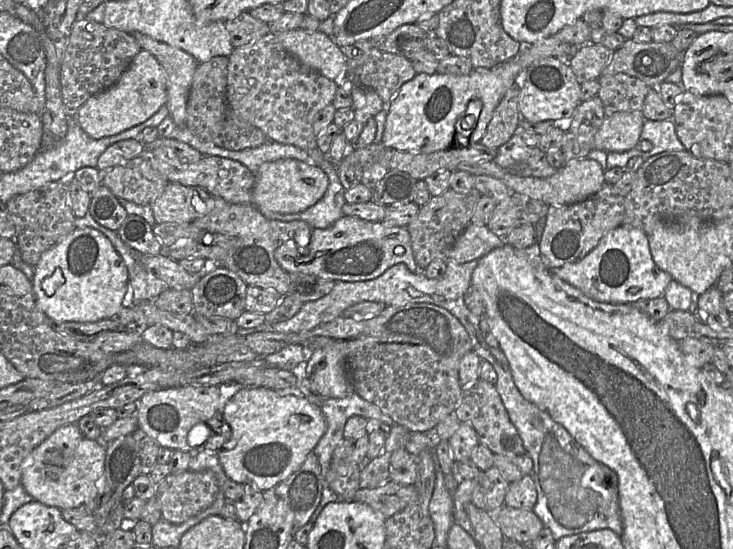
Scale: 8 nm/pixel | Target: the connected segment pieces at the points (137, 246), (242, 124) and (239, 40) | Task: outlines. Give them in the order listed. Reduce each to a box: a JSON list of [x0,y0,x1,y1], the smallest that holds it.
[[117,215,162,256],[185,57,267,150],[224,12,271,48]]

